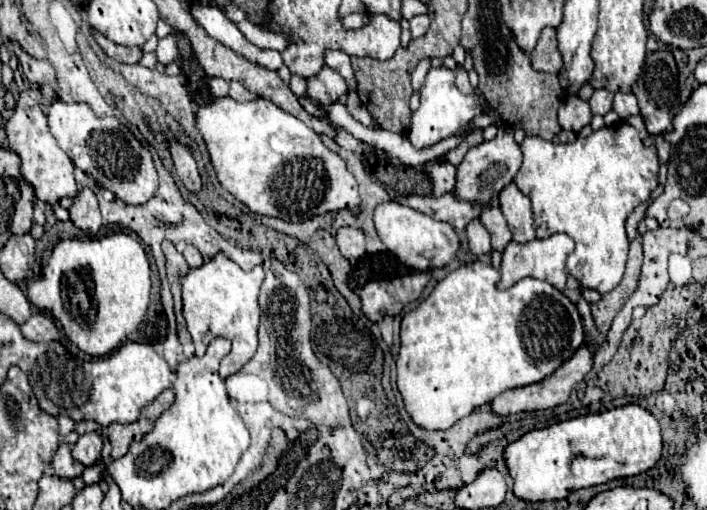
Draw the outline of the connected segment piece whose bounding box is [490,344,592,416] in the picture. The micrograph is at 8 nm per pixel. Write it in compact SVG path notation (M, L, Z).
M584 344L584 348L580 348L580 352L576 352L576 356L572 356L572 360L568 360L568 364L562 364L552 376L544 378L540 384L530 384L524 388L516 388L516 390L508 390L502 392L500 396L496 396L492 400L492 412L498 416L508 416L508 414L518 414L518 412L534 412L534 410L548 410L548 408L556 408L560 404L566 404L570 398L572 388L584 380L584 376L592 370L592 352L588 350L588 346Z

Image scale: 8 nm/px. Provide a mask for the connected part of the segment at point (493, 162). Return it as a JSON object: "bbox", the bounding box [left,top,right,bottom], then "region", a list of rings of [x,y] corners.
{"bbox":[454,126,522,204],"region":[[[500,126],[494,140],[482,142],[468,150],[462,164],[458,166],[454,194],[468,202],[490,204],[500,194],[500,190],[514,180],[520,164],[522,164],[522,152],[520,152],[520,144],[514,140],[512,126]]]}

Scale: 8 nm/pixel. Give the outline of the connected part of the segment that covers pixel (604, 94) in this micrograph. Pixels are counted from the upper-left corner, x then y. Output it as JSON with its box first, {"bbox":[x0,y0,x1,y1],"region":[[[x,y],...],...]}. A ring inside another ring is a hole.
{"bbox":[588,90,614,116],"region":[[[596,90],[594,96],[588,100],[592,112],[594,114],[602,114],[602,116],[606,112],[610,112],[612,110],[612,98],[614,98],[612,92],[608,92],[608,90]]]}

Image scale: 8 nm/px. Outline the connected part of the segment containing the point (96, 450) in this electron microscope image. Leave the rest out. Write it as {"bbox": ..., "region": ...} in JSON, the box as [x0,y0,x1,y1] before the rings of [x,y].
{"bbox":[72,432,102,466],"region":[[[88,432],[88,434],[78,438],[78,442],[72,450],[72,458],[84,466],[90,466],[100,458],[100,452],[102,452],[102,434]]]}

